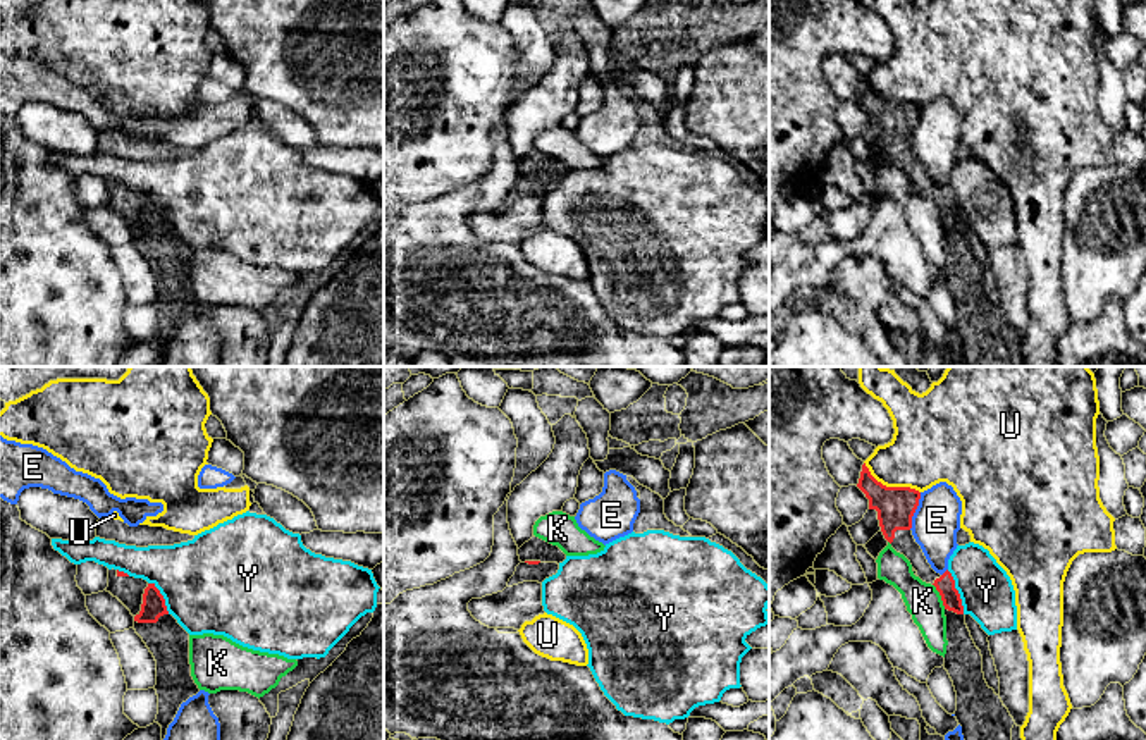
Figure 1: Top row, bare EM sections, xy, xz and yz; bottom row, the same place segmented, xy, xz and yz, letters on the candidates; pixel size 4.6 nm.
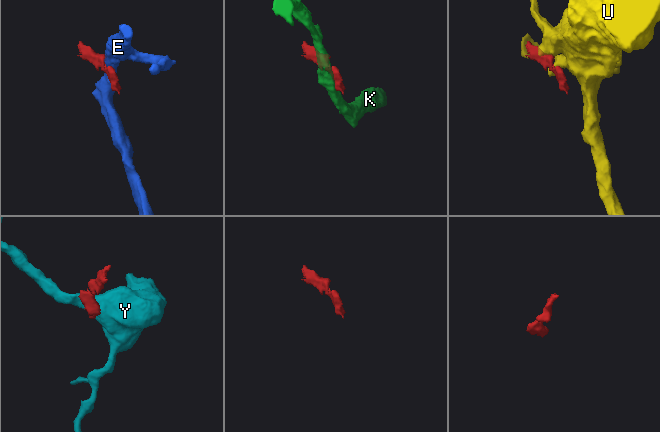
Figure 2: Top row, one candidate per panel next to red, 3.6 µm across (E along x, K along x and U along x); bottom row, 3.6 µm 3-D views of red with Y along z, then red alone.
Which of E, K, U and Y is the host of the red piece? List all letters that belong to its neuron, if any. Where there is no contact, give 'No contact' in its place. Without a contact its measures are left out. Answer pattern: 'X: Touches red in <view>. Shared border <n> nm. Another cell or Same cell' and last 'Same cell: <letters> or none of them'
E: Touches red in yz. Shared border 190 nm. Another cell
K: Touches red in yz. Shared border 130 nm. Another cell
U: Touches red in yz. Shared border 300 nm. Another cell
Y: Touches red in yz. Shared border 220 nm. Another cell
Same cell: none of them

